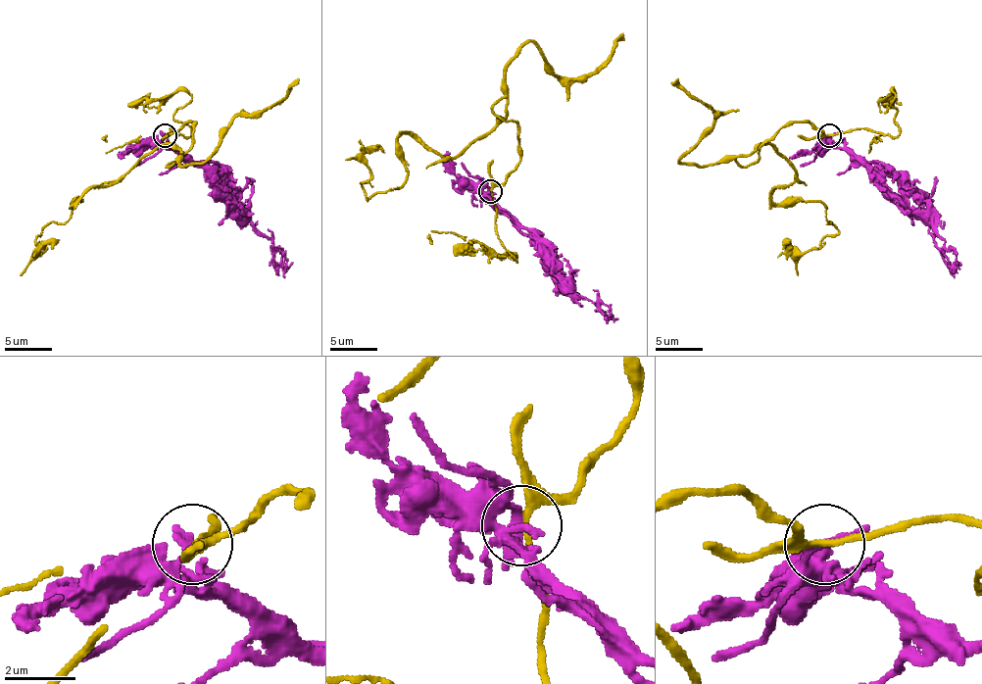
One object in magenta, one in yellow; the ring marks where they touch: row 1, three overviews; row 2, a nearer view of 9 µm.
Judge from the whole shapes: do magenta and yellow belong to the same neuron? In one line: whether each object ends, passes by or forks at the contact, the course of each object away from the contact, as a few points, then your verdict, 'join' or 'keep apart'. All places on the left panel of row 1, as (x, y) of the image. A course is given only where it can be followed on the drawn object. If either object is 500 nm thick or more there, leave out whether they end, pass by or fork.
magenta passes by; yellow forks; course magenta (166, 136), (158, 138), (186, 153), (234, 207), (271, 242), (271, 259), (283, 268), (283, 278); course yellow (166, 136), (194, 122), (184, 153), (163, 143), (92, 185), (42, 230), (39, 252), (59, 240); join

